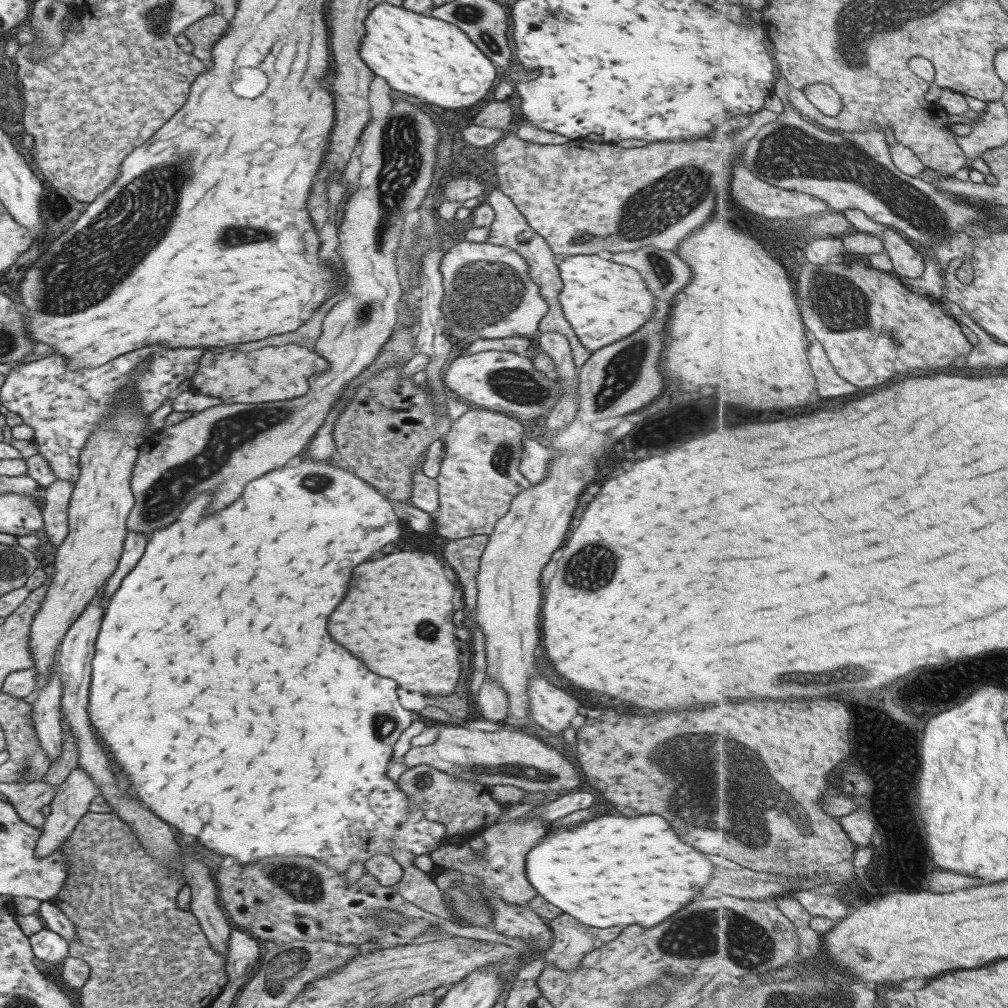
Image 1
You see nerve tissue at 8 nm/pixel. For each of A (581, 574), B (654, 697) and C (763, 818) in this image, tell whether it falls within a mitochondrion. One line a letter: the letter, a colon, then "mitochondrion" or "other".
A: mitochondrion
B: other
C: mitochondrion

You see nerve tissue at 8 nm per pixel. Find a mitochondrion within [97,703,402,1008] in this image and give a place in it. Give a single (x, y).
(288, 969)

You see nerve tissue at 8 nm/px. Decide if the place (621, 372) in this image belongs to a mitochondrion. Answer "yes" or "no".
yes

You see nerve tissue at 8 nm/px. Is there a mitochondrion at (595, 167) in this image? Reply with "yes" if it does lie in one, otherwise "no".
no

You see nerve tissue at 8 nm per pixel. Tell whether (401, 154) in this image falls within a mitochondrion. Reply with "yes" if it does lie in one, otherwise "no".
yes

